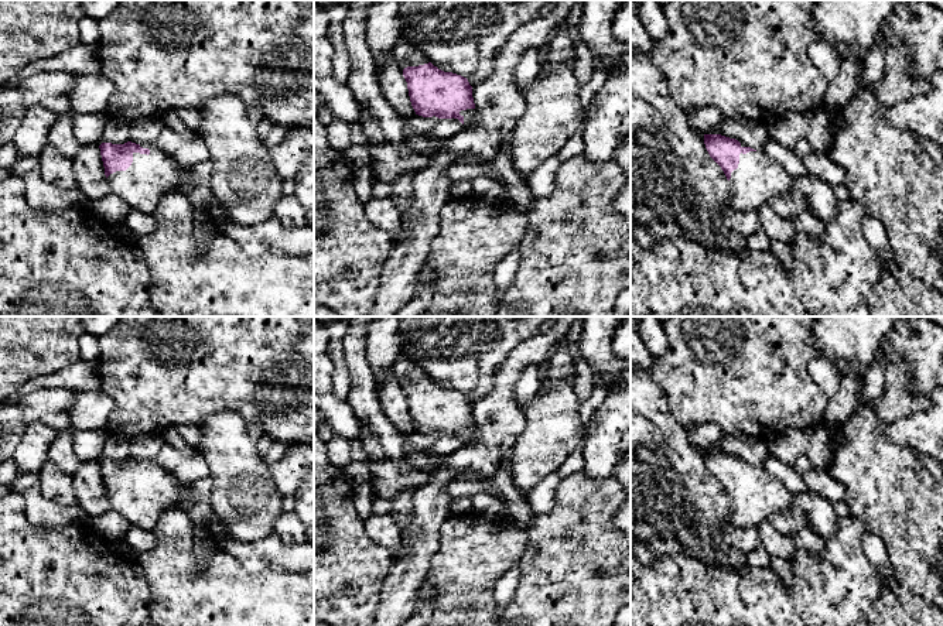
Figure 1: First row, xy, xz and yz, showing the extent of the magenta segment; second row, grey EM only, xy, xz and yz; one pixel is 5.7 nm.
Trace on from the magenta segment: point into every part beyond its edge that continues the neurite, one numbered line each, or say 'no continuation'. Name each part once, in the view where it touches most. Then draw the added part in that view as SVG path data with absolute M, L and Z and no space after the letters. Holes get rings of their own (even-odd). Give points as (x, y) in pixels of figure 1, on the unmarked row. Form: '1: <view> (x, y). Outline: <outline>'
1: xy (149, 495). Outline: M140 461L150 471L133 469L133 479L126 488L107 493L110 509L122 514L131 526L153 531L160 516L170 507L181 506L181 495L188 483L178 482L156 461Z

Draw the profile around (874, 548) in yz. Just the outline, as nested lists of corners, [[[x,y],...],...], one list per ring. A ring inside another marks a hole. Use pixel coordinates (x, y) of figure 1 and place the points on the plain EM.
[[[864,533],[862,548],[864,548],[865,555],[877,568],[877,571],[881,571],[886,578],[895,577],[894,571],[889,567],[886,548],[879,537],[869,533]]]

